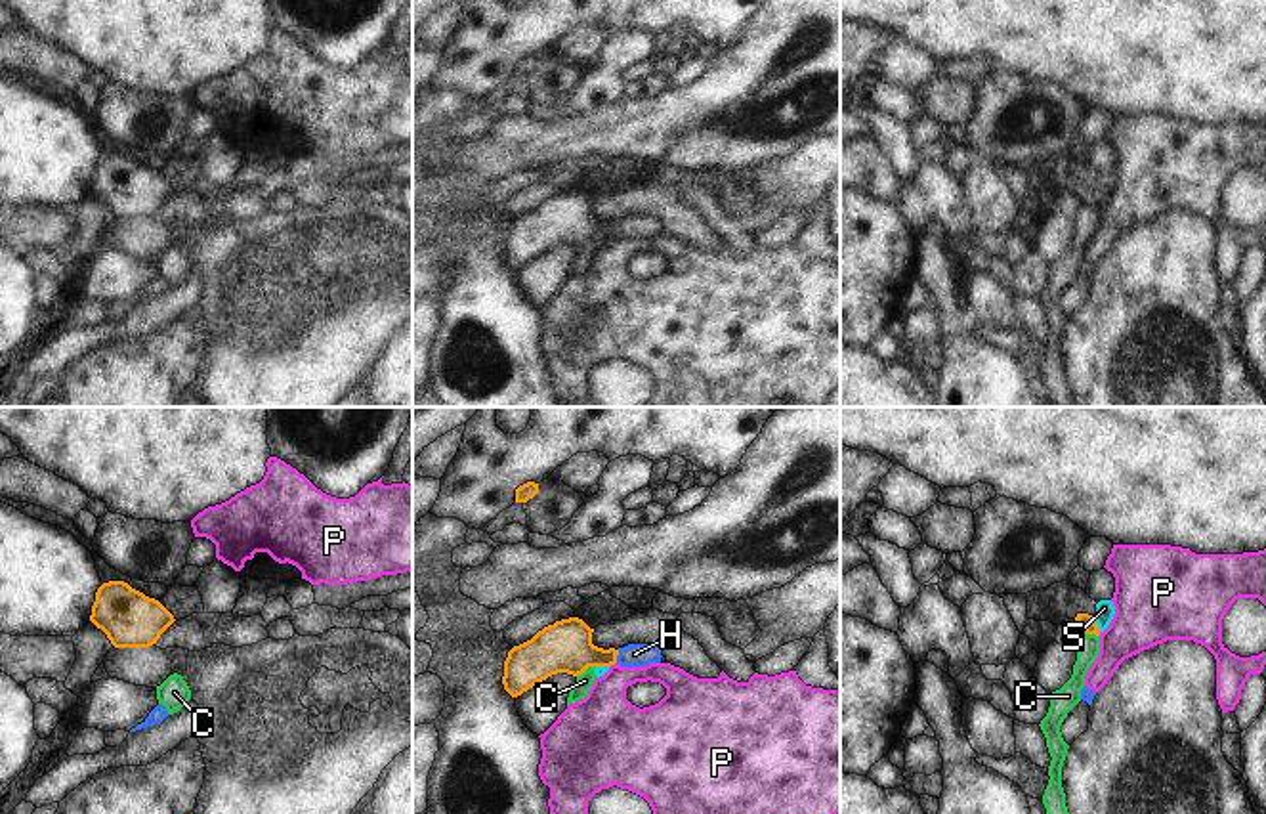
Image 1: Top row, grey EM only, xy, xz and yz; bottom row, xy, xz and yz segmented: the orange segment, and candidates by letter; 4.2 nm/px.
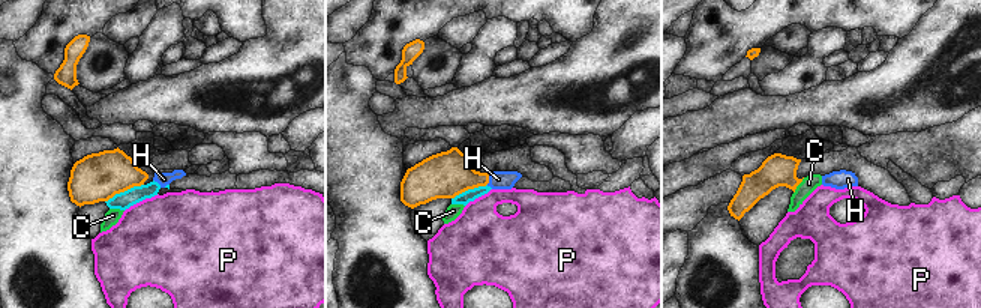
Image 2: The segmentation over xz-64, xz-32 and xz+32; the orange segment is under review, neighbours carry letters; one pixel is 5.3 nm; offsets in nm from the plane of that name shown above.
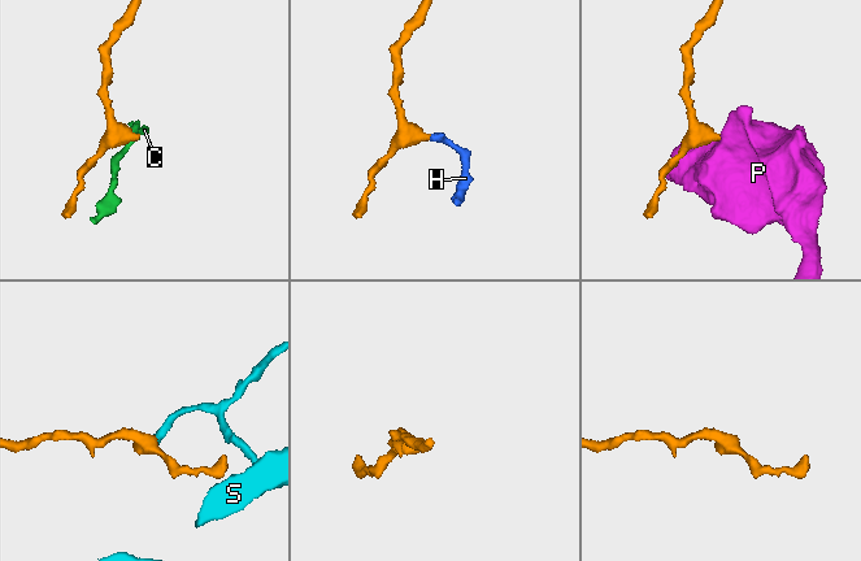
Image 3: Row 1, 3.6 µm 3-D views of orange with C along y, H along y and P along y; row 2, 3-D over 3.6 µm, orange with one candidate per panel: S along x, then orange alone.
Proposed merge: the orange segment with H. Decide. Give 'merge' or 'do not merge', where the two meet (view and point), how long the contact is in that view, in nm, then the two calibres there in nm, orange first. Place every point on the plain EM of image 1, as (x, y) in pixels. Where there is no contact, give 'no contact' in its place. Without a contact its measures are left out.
merge; contact xz (617, 226); length 60 nm; calibres 220 and 100 nm

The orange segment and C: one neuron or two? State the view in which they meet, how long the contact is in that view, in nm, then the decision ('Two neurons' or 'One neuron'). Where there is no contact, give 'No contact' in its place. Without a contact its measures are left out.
Touches orange in xz. Shared border 90 nm. Two neurons.

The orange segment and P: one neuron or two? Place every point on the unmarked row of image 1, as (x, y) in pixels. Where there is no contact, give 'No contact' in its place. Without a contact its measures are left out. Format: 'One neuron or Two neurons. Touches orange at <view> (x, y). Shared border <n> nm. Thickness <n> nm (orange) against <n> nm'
Two neurons. Touches orange at xz (611, 235). Shared border 40 nm. Thickness 220 nm (orange) against 280 nm.

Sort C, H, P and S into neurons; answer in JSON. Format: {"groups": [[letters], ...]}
{"groups": [["C"], ["H"], ["P"], ["S"]]}

